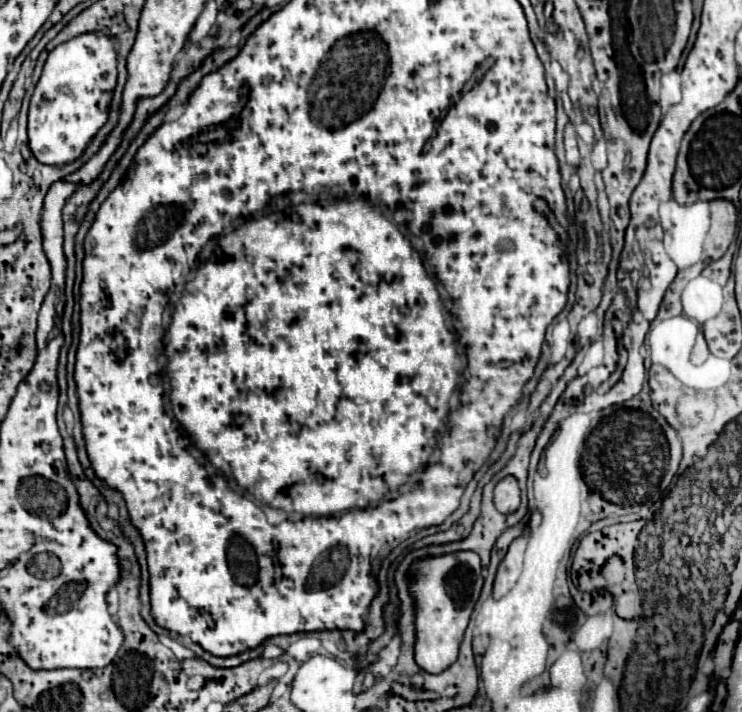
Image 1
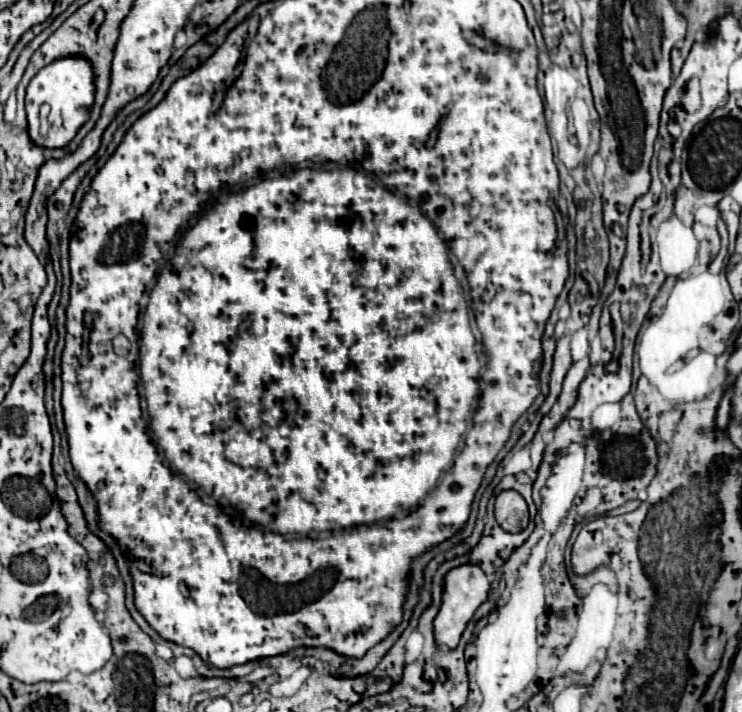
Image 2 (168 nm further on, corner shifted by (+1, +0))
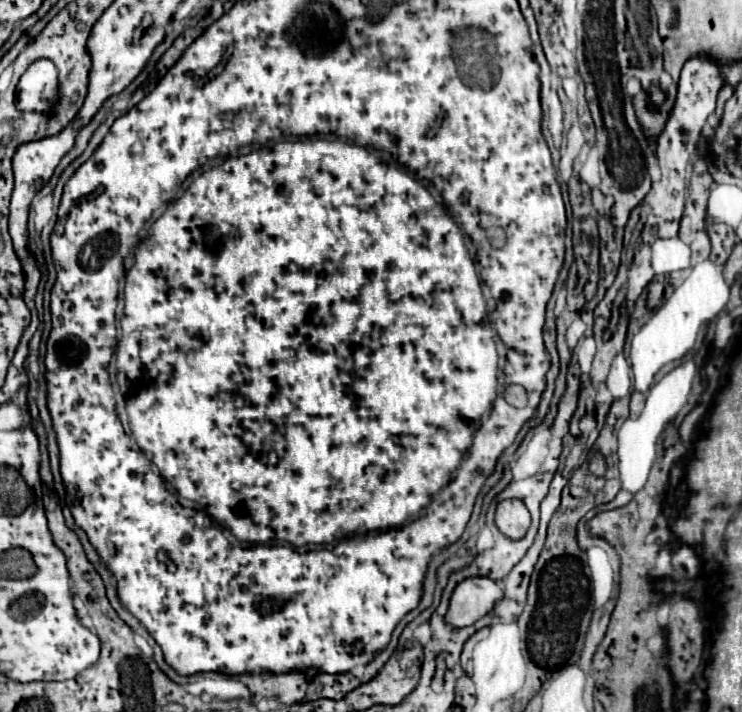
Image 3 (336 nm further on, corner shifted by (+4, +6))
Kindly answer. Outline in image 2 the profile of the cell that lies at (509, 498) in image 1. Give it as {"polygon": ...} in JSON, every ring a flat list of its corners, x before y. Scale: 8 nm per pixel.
{"polygon":[[502,491,496,497,496,521,508,533,520,533,530,521,528,505,516,491]]}

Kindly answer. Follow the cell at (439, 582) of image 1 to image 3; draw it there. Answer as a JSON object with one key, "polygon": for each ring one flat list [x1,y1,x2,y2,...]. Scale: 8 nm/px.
{"polygon":[[467,577,453,589,445,623,453,629,473,625,487,615,501,597,503,591,489,577]]}

